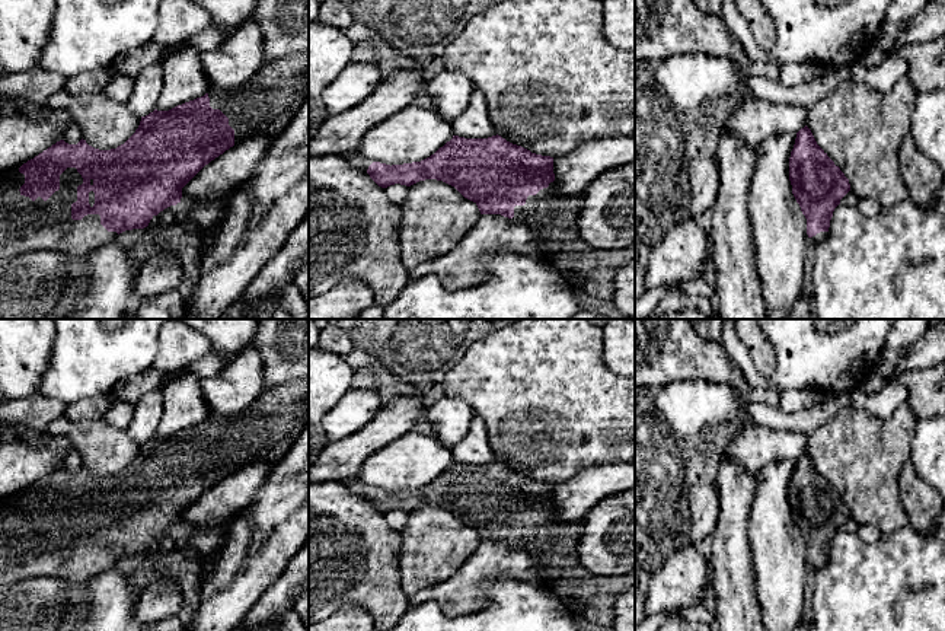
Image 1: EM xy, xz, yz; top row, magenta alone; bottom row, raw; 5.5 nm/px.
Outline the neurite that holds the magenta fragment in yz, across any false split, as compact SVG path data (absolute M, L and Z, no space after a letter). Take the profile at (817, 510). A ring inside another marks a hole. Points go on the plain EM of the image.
M807 452L796 459L789 484L789 507L807 545L808 567L818 571L826 565L833 538L850 517L850 510Z

